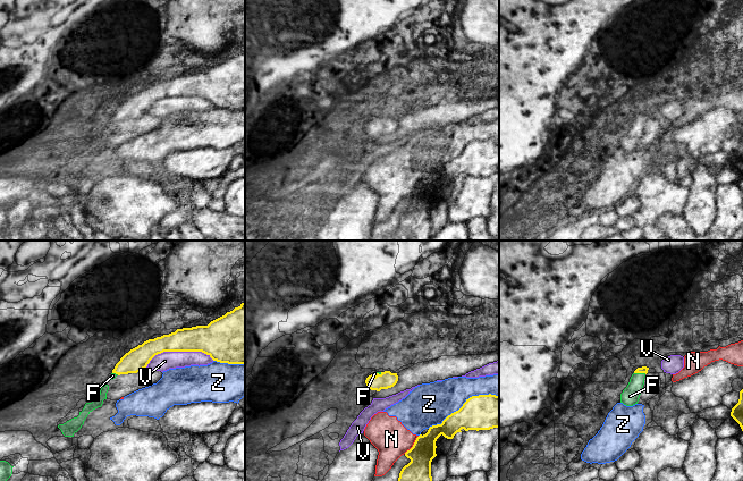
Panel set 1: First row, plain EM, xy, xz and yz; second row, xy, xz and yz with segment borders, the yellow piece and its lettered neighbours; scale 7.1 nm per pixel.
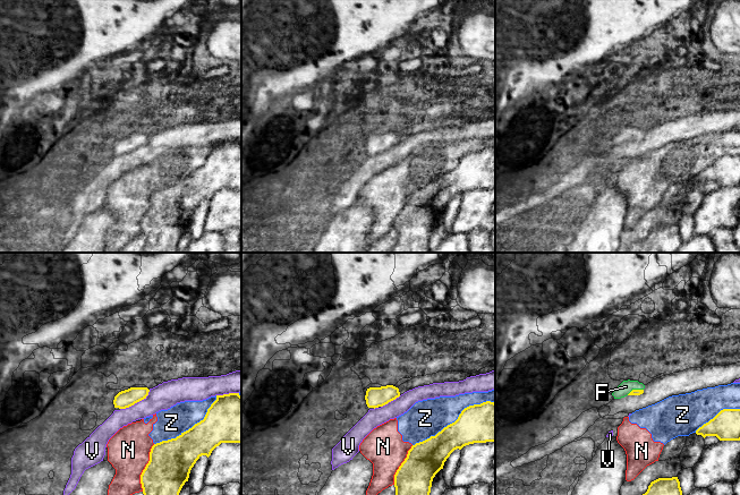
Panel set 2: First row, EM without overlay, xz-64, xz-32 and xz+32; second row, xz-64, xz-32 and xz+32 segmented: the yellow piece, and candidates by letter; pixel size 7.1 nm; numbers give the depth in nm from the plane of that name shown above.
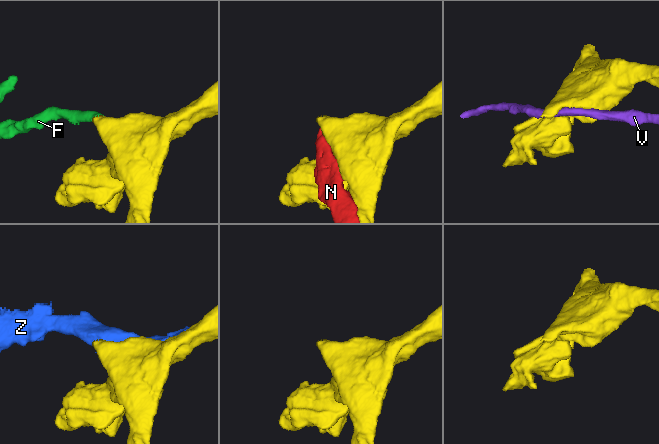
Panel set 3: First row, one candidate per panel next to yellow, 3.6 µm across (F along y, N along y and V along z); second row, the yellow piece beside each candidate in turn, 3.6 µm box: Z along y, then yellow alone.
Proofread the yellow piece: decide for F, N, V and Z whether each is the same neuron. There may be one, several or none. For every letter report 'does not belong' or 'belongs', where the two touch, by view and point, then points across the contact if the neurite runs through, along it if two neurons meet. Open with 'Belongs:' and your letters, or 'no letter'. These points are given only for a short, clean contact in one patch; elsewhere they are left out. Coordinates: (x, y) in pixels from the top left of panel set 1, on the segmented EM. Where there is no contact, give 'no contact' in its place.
Belongs: F
F: belongs | yz (640, 372) | across yz (640, 370), (640, 372), (630, 396)
N: does not belong | xz (413, 445)
V: does not belong | xy (178, 351)
Z: does not belong | xz (463, 404)

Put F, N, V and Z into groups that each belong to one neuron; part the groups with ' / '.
F / N Z / V

